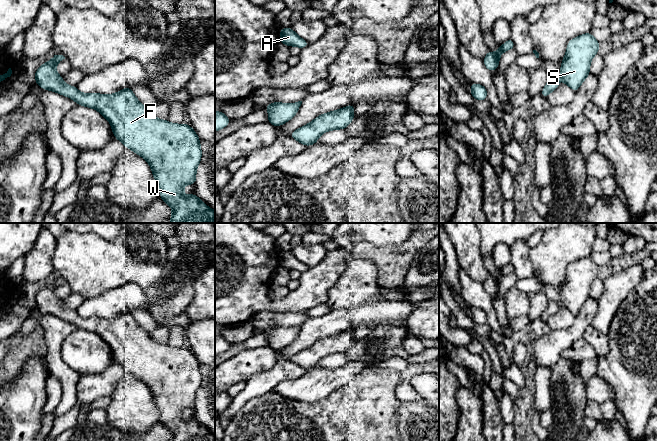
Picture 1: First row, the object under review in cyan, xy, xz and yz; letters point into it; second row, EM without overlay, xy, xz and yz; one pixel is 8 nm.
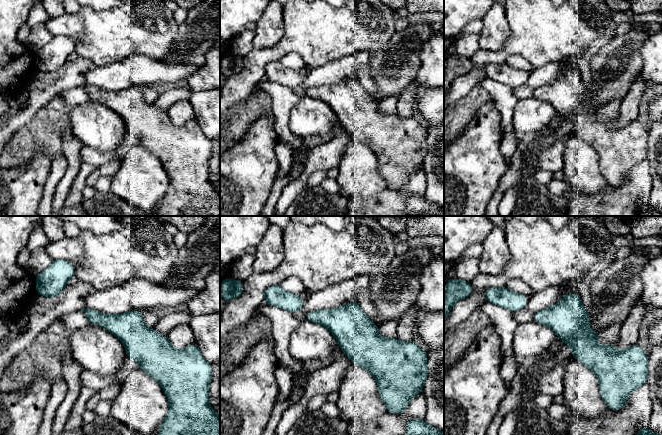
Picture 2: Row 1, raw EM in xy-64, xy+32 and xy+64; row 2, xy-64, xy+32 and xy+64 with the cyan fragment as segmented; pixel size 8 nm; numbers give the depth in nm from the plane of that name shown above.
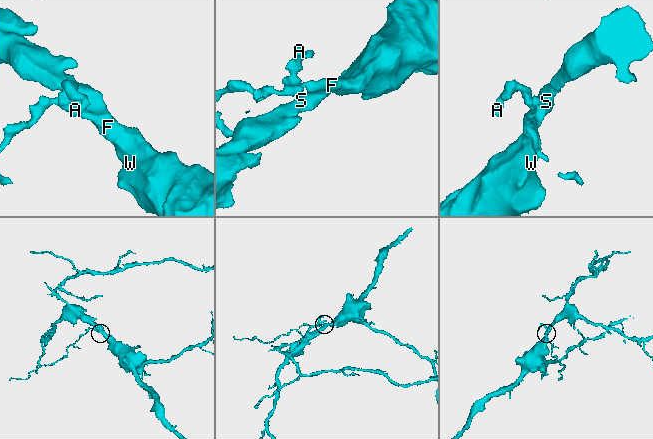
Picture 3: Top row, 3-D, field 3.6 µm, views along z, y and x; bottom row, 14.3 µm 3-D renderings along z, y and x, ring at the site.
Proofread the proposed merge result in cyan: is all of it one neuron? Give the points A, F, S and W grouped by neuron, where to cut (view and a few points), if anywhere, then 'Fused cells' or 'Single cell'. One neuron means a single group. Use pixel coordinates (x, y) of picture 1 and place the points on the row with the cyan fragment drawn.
Groups: A F S W. No split. Single cell

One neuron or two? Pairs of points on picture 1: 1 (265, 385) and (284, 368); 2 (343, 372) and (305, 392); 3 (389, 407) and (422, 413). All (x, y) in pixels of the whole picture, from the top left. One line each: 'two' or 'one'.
1: one
2: one
3: two

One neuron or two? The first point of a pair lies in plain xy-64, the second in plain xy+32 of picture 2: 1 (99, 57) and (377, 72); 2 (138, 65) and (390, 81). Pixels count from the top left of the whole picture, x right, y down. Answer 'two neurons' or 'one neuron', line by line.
1: two neurons
2: two neurons

